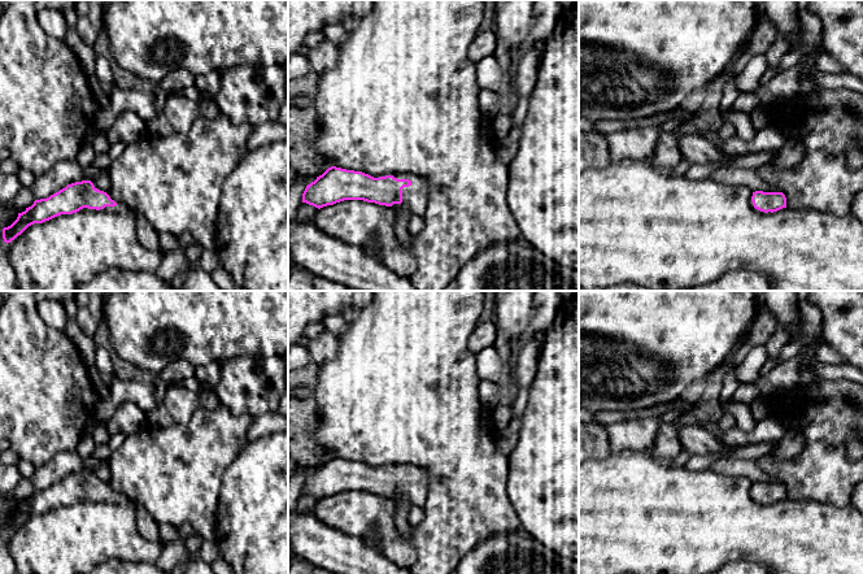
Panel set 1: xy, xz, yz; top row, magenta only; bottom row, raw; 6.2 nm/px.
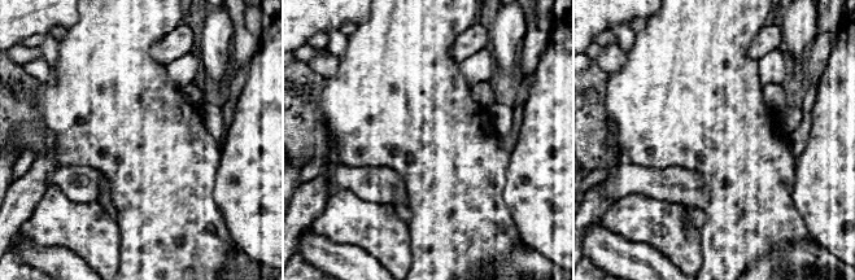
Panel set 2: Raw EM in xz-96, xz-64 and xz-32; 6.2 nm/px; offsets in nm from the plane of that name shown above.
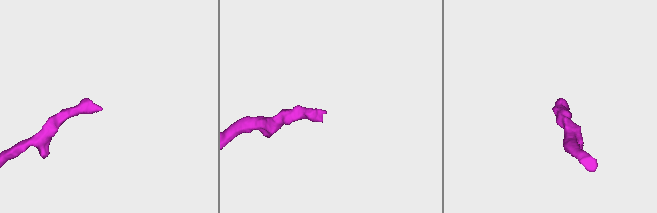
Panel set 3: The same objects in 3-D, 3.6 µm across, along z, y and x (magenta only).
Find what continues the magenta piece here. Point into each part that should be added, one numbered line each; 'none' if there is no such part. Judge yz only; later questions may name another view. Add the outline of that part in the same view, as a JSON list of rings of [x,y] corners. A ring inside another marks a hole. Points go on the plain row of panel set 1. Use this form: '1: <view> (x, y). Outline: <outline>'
none

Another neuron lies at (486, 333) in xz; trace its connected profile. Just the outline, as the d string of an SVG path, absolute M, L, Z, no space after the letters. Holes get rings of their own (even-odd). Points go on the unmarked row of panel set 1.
M484 317L467 340L468 352L476 353L488 345L500 343L498 331L492 317Z

